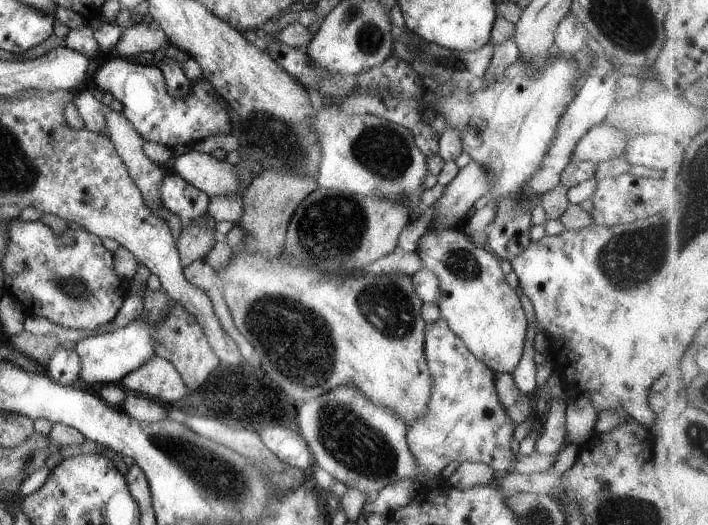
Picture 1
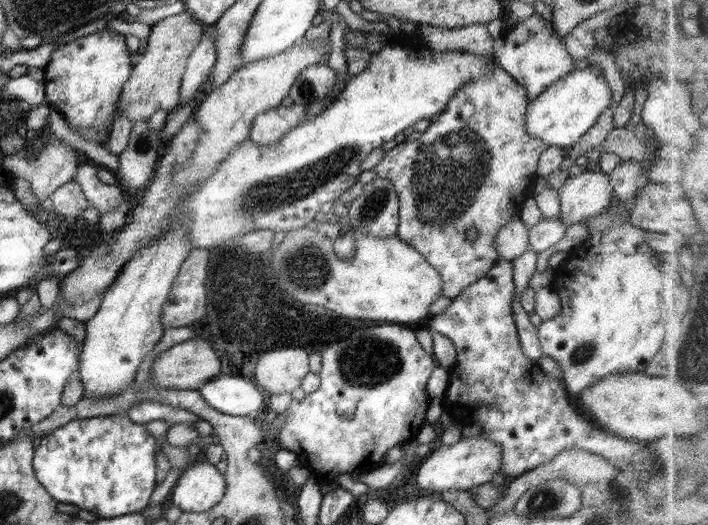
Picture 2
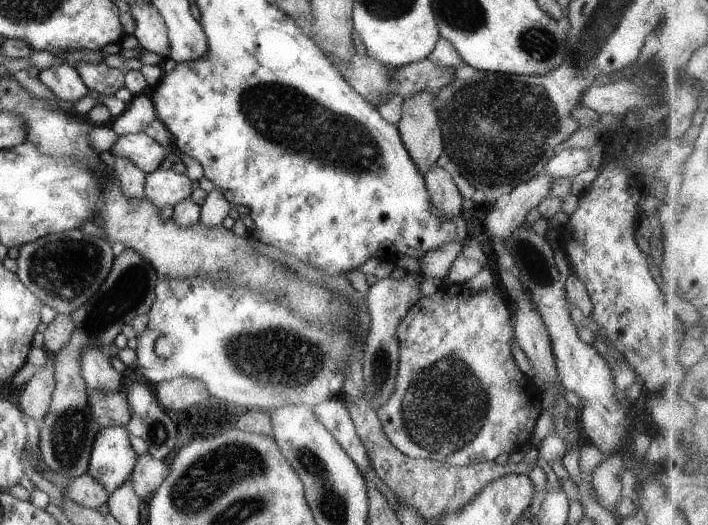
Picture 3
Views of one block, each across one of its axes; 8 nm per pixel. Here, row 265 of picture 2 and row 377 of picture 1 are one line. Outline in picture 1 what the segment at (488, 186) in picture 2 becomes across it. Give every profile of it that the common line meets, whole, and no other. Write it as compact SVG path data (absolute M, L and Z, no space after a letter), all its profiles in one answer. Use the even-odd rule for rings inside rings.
M439 318L431 324L425 323L425 338L423 340L423 354L432 376L432 394L428 402L428 412L414 420L407 428L407 443L420 468L422 474L437 477L450 463L462 463L464 461L484 463L492 470L505 470L512 475L529 475L547 471L551 468L556 454L544 455L541 458L535 453L531 456L523 456L514 453L510 442L514 436L516 426L508 418L504 406L500 404L500 398L494 388L494 374L491 368L480 362L466 344L448 328L448 322Z

